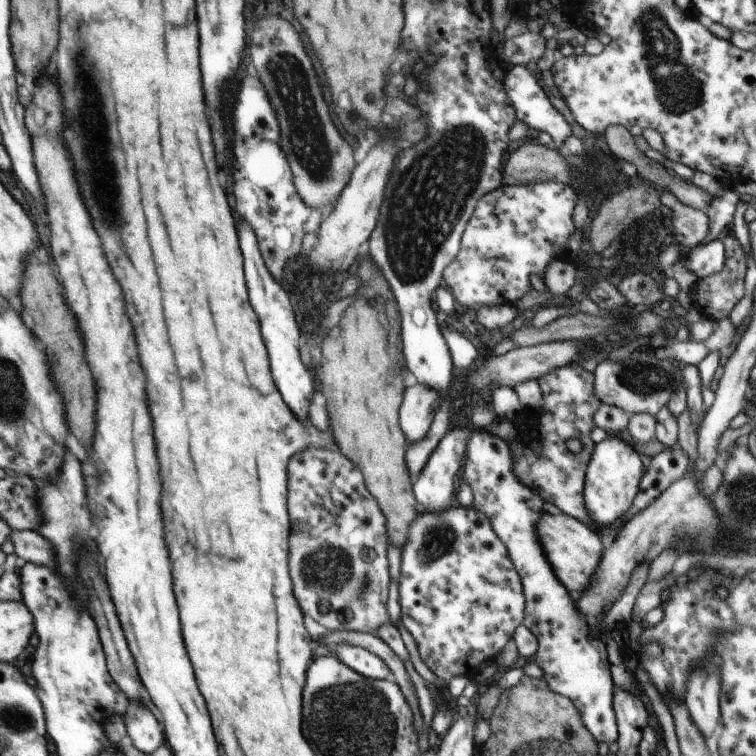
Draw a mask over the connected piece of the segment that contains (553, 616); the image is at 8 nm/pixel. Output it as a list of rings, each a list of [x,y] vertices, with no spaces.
[[[476,429],[469,436],[462,464],[462,480],[469,484],[473,496],[471,507],[485,514],[491,530],[507,546],[507,550],[511,550],[511,562],[515,562],[515,570],[519,570],[519,578],[523,578],[527,618],[523,618],[522,624],[537,639],[534,663],[541,668],[541,678],[551,692],[570,699],[581,722],[597,743],[608,745],[615,742],[617,732],[611,710],[613,684],[605,660],[605,646],[599,640],[591,640],[587,634],[590,622],[575,610],[575,596],[559,582],[539,543],[537,525],[545,504],[542,496],[515,478],[508,442],[483,429]]]

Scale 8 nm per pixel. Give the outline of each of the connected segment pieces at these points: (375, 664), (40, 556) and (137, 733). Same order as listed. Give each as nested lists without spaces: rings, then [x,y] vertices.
[[[337,644],[331,649],[331,653],[337,657],[347,668],[365,678],[390,679],[391,670],[378,655],[370,651],[349,644]]]
[[[13,531],[10,540],[15,544],[15,553],[19,563],[35,563],[43,566],[55,564],[55,554],[53,554],[51,544],[38,531]]]
[[[129,700],[129,710],[127,710],[127,714],[125,714],[123,719],[125,720],[130,740],[141,752],[150,755],[166,742],[164,725],[155,718],[155,714],[151,710],[143,708],[143,702]]]

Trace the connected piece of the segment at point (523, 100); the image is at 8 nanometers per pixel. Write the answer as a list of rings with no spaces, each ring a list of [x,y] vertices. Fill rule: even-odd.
[[[512,66],[503,76],[503,86],[507,88],[511,106],[515,108],[515,118],[519,118],[519,122],[524,122],[528,128],[549,134],[553,148],[563,153],[564,148],[562,145],[565,138],[571,135],[571,128],[557,109],[551,105],[551,102],[549,102],[549,99],[547,99],[547,96],[533,77],[530,67],[526,68],[524,66]]]

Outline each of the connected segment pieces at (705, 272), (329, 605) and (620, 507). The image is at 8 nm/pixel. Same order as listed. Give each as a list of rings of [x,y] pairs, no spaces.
[[[719,238],[713,239],[706,244],[697,244],[687,250],[685,268],[693,272],[698,279],[705,278],[711,274],[717,274],[725,262],[723,244]]]
[[[305,447],[299,454],[295,454],[295,462],[291,462],[291,526],[295,526],[295,534],[291,534],[291,578],[295,578],[295,594],[299,594],[299,602],[303,602],[303,610],[324,626],[327,631],[347,630],[353,632],[374,633],[379,626],[389,623],[389,616],[385,610],[387,602],[387,558],[385,558],[385,518],[375,502],[375,498],[367,492],[361,472],[351,464],[338,450]]]
[[[608,435],[605,440],[595,443],[594,452],[586,465],[586,485],[583,486],[583,506],[591,520],[591,528],[611,526],[630,510],[633,496],[637,496],[637,482],[641,478],[641,462],[631,446]]]

